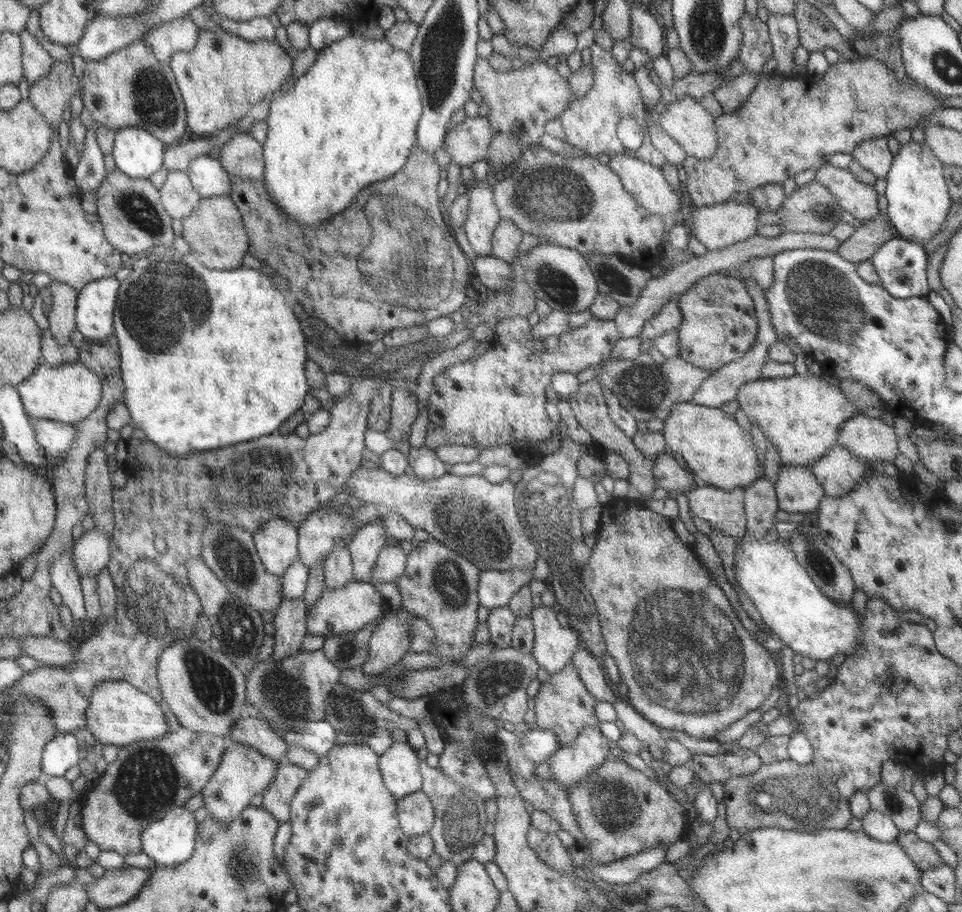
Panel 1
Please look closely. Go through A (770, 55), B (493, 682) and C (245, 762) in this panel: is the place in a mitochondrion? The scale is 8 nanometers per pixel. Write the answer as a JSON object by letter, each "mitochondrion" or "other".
{"A":"other","B":"mitochondrion","C":"mitochondrion"}

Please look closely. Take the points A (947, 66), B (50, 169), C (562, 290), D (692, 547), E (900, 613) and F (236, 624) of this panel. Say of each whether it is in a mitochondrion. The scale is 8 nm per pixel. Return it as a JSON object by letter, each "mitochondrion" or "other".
{"A":"mitochondrion","B":"other","C":"mitochondrion","D":"other","E":"other","F":"mitochondrion"}

